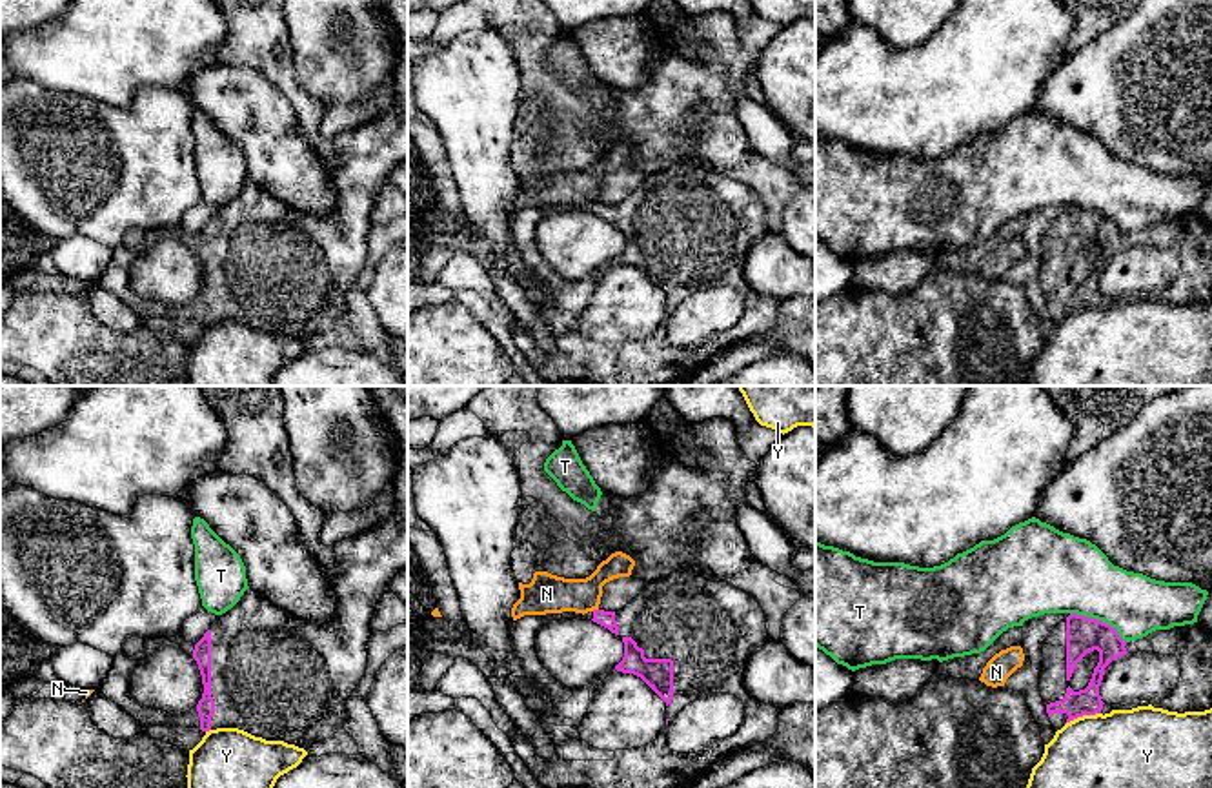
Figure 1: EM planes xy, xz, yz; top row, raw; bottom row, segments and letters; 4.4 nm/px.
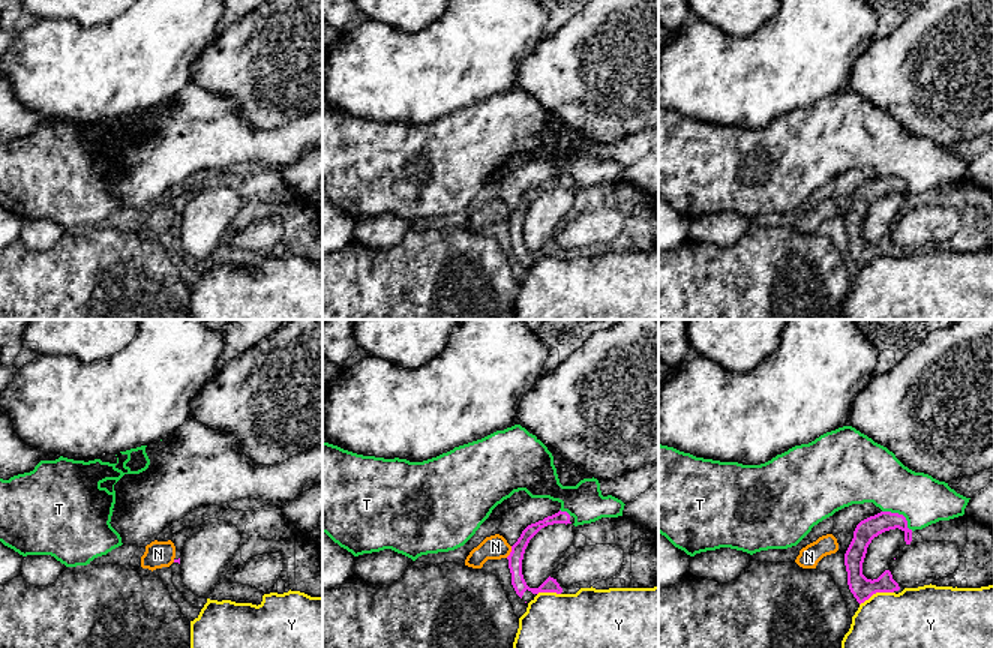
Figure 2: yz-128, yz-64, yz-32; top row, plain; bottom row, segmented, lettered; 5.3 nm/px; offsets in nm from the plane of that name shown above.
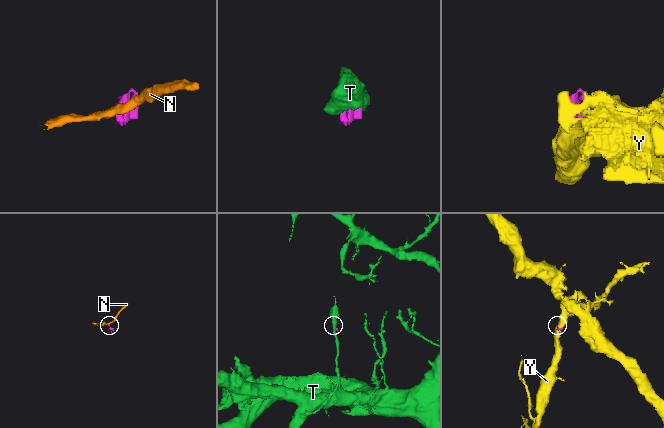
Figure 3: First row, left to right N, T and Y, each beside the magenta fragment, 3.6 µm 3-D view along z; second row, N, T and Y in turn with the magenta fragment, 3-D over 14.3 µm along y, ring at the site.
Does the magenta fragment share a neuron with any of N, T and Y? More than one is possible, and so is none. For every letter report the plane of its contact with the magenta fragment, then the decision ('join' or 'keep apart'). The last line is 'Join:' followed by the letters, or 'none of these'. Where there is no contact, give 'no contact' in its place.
N: xz | keep apart
T: yz | keep apart
Y: yz | keep apart
Join: none of these

